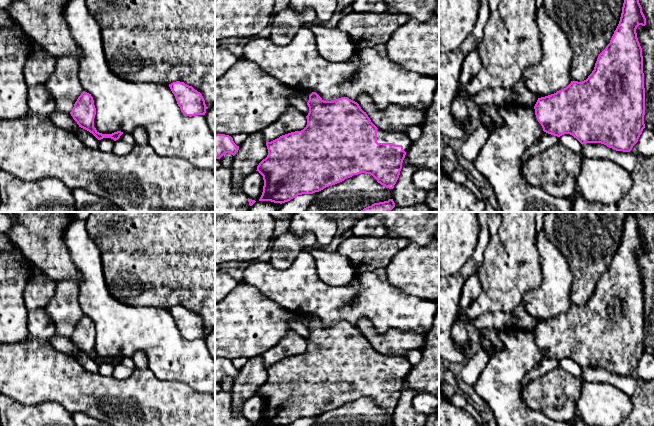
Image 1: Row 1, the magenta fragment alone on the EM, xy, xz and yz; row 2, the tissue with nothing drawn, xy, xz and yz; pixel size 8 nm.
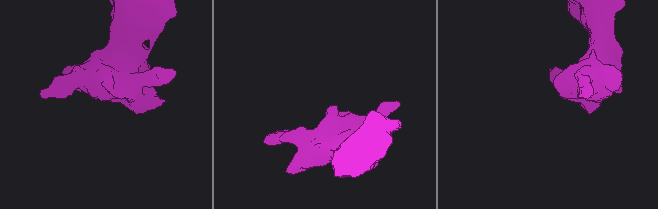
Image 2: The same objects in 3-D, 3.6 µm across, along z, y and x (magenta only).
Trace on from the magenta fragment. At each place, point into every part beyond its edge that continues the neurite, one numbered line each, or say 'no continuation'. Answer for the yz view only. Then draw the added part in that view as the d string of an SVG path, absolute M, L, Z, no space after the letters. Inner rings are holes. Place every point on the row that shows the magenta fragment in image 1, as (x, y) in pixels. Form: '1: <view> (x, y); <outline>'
no continuation

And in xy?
no continuation

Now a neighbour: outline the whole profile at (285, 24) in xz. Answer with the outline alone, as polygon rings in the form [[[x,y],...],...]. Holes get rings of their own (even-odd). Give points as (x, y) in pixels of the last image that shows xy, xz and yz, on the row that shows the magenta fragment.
[[[290,8],[281,10],[273,15],[270,39],[275,44],[284,46],[293,39],[302,26],[316,21],[318,19],[312,8],[307,8],[302,12]]]

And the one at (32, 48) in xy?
[[[20,34],[19,38],[22,41],[22,43],[25,44],[25,46],[26,46],[26,52],[29,55],[29,57],[35,55],[38,51],[45,51],[38,44],[36,44],[34,40],[30,40],[28,38],[28,35],[26,35],[26,34]]]

